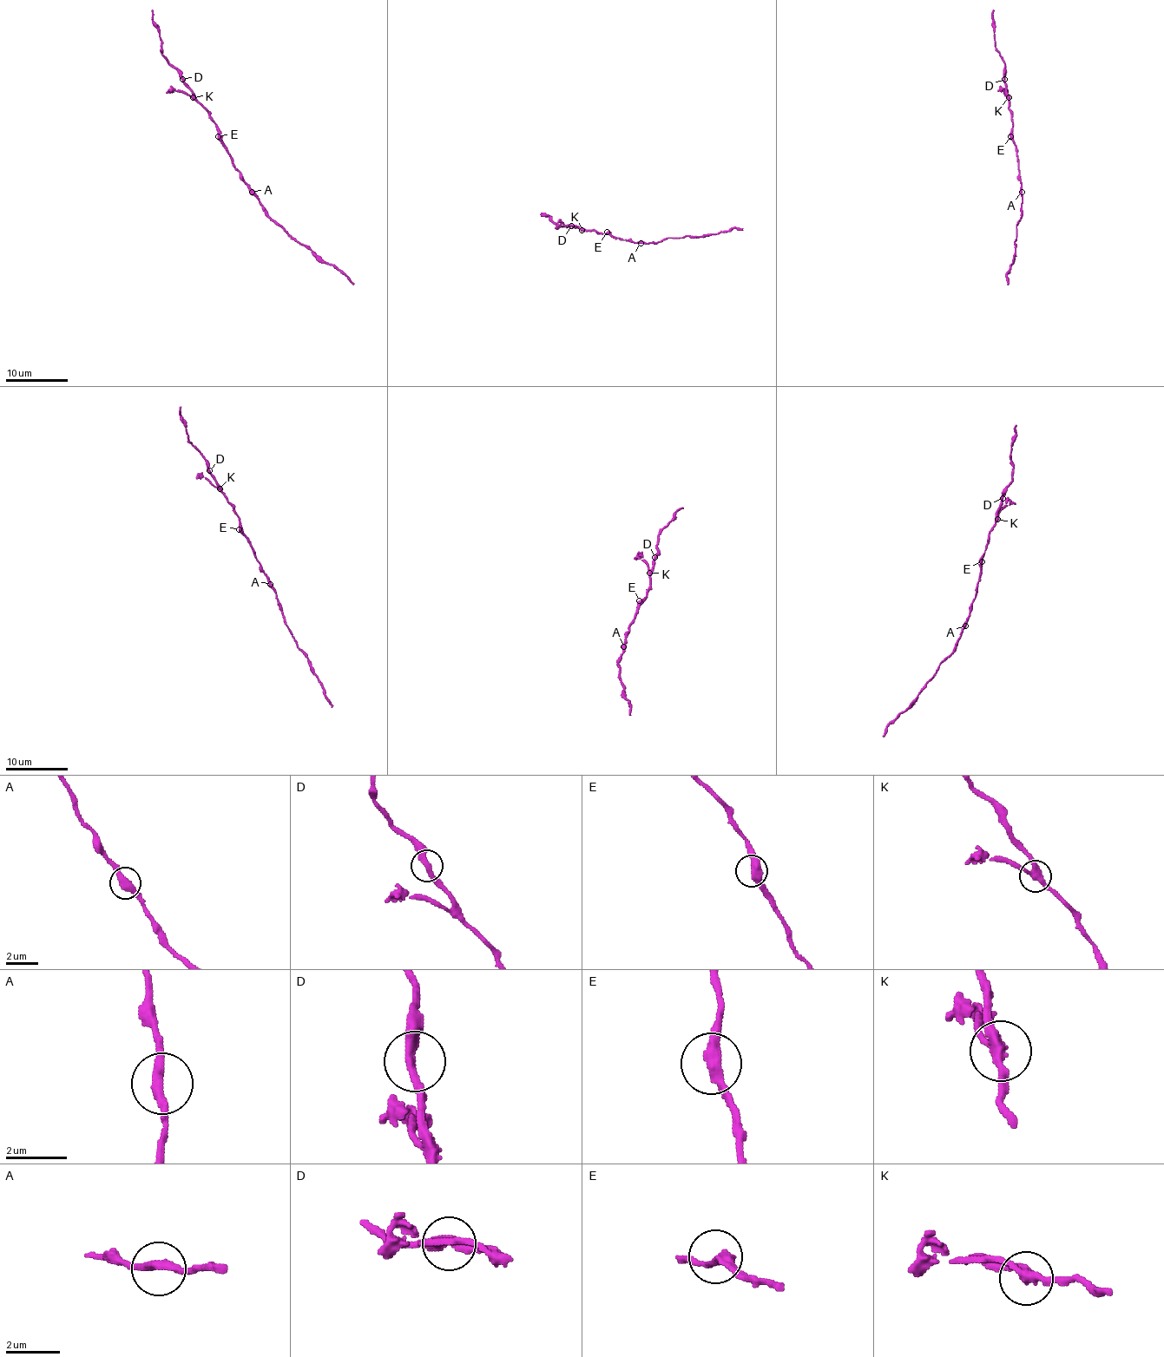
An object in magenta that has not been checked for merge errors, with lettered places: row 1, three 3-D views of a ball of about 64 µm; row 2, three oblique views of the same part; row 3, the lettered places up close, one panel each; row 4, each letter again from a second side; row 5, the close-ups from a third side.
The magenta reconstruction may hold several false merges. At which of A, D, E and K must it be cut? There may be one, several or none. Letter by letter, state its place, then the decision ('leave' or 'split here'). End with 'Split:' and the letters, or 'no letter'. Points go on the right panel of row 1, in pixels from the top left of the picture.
A: at (1022, 192); leave
D: at (1004, 79); leave
E: at (1010, 136); leave
K: at (1009, 97); split here
Split: K

